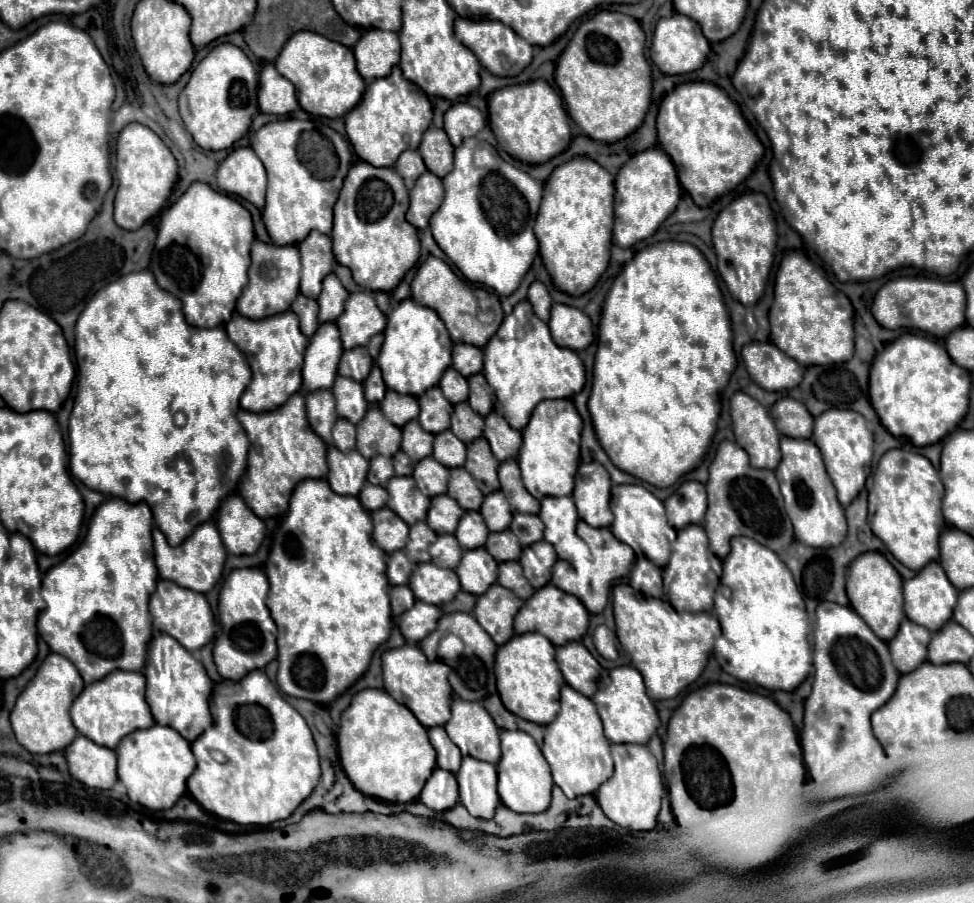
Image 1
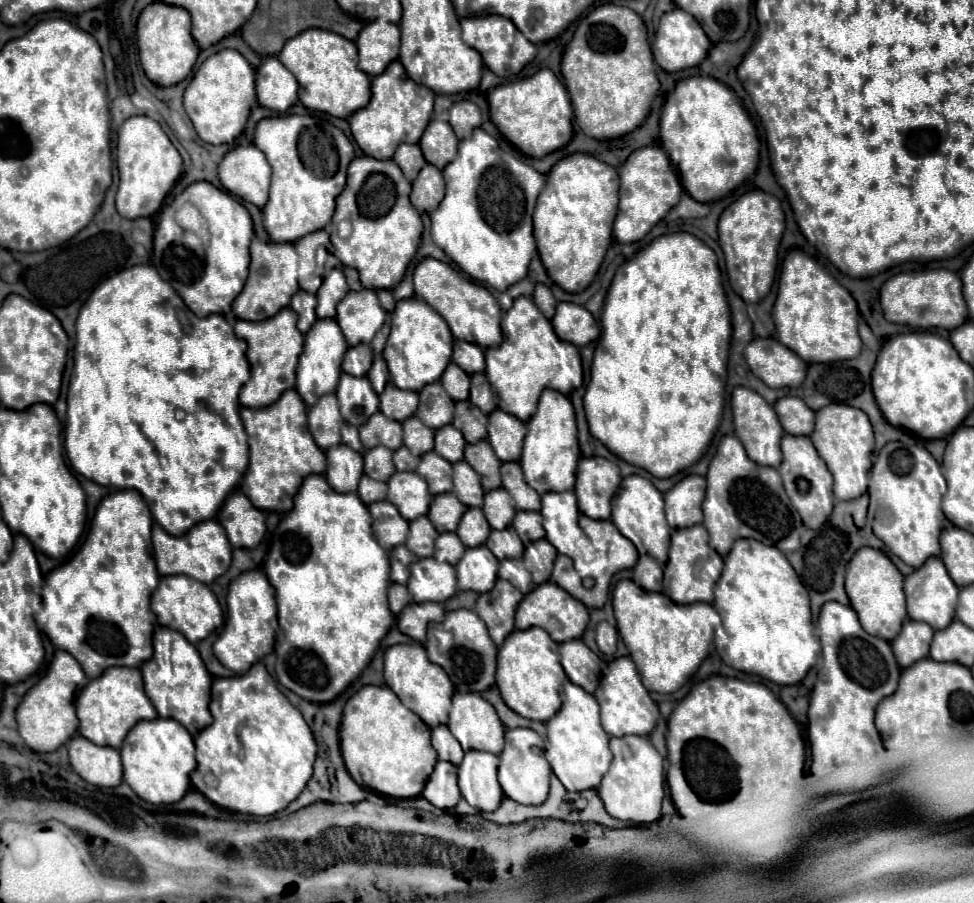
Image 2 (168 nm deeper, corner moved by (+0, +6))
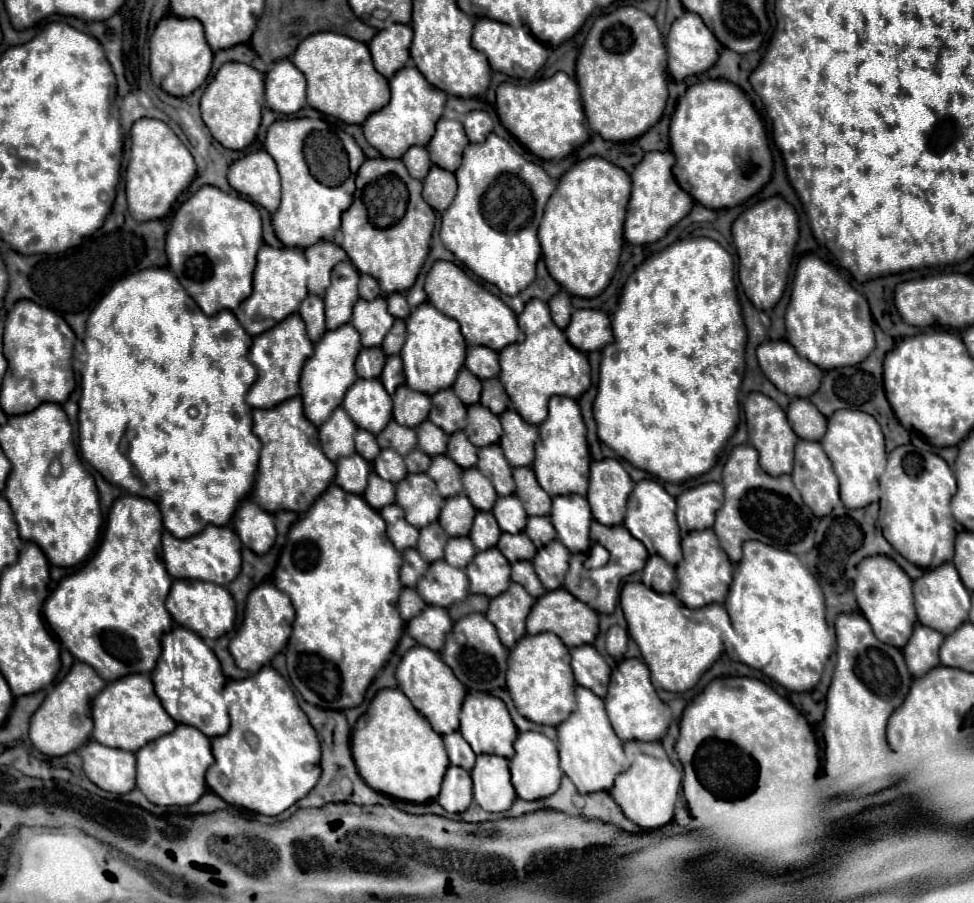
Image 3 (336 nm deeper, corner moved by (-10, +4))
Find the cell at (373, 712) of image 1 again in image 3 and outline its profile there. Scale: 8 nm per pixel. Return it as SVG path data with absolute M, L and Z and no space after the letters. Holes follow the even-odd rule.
M383 688L371 700L367 712L353 728L351 752L361 778L373 790L419 804L439 794L443 774L449 766L441 734L431 730L427 718L411 706L409 698L399 688Z

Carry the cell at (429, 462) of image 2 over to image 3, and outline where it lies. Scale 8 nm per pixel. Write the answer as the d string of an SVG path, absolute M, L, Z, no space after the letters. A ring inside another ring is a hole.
M435 456L433 458L433 464L429 466L427 474L435 480L437 484L437 490L441 496L449 498L449 496L455 496L455 494L461 494L463 492L463 486L461 486L461 468L455 466L455 462L451 462L451 458L447 456Z

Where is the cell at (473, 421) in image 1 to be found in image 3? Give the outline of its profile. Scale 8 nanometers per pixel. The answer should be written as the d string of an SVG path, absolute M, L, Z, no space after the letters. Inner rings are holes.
M481 404L469 406L467 408L467 426L465 434L469 440L481 448L489 444L497 444L499 438L503 436L503 428L499 424L499 416L495 416L491 410L487 410Z

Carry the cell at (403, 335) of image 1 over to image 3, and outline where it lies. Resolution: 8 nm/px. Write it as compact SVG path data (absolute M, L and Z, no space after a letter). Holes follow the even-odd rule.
M429 302L419 304L405 322L407 340L401 350L401 360L407 386L423 394L435 394L437 390L451 388L455 374L463 368L465 362L465 338L459 330L459 322L447 318L445 314L439 314L439 310L435 310L435 306Z

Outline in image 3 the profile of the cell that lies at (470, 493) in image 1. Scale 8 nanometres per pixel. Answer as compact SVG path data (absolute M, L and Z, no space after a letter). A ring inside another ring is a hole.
M477 468L463 470L463 490L477 510L491 510L497 500L495 488Z

